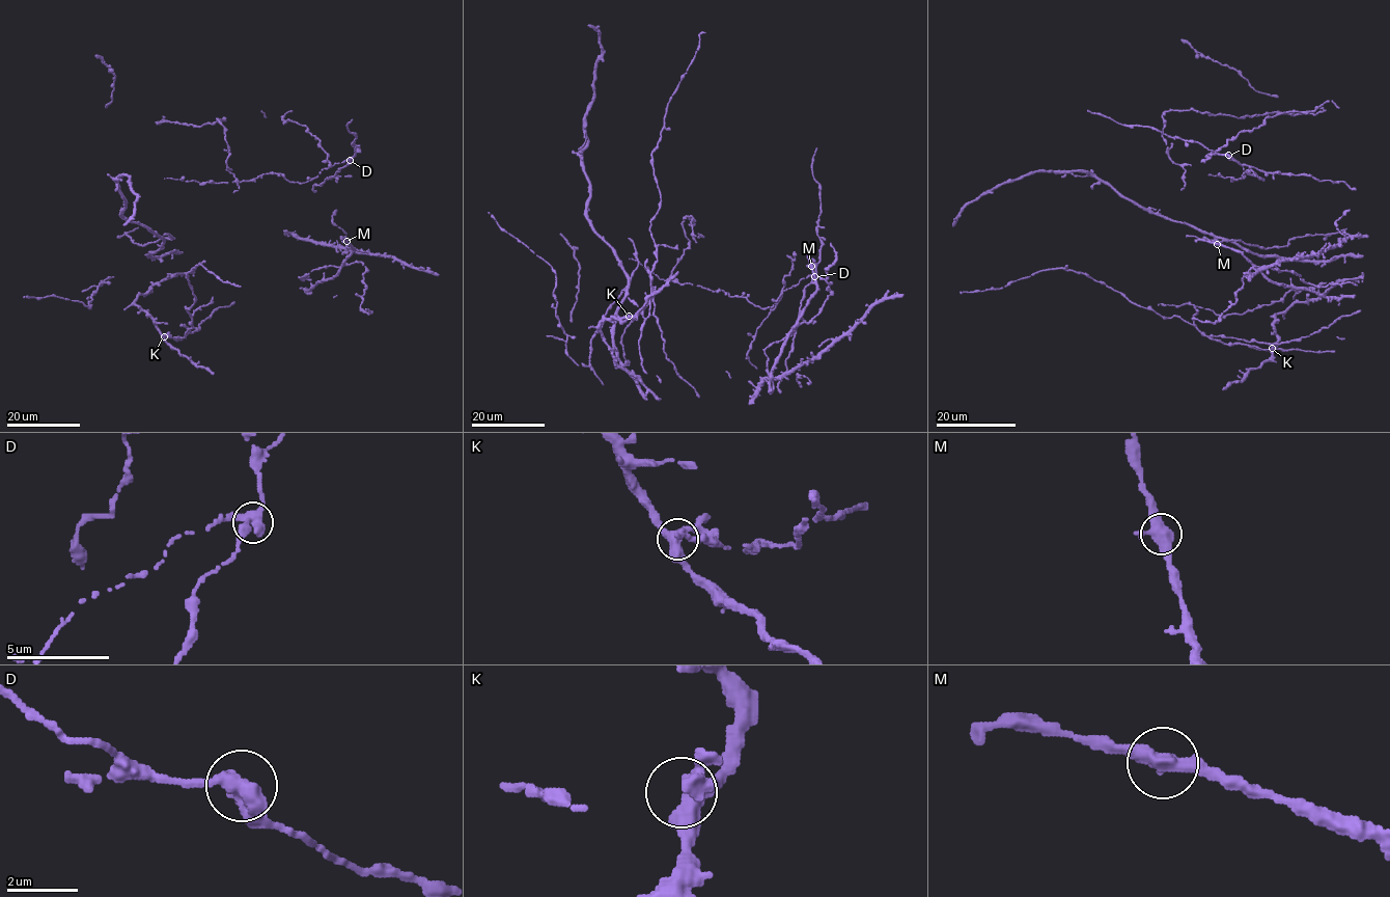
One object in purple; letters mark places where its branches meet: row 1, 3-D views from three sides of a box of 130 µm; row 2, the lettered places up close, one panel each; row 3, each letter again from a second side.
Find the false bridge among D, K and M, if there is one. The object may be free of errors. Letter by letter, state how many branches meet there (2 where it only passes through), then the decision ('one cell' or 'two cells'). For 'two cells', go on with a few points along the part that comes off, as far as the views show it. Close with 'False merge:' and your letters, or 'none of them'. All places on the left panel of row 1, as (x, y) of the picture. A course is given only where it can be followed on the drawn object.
D: 3 | two cells | (350, 160), (298, 183), (280, 173), (201, 185), (165, 179)
K: 3 | one cell
M: 3 | one cell
False merge: D

